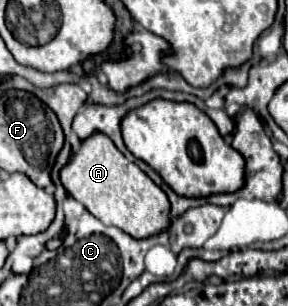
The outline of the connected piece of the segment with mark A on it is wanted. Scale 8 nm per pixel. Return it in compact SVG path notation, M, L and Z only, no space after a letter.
M95 133L81 143L79 153L75 153L61 169L61 183L67 193L83 203L91 215L101 219L101 223L113 225L133 239L159 235L171 225L171 205L167 195L103 133Z

